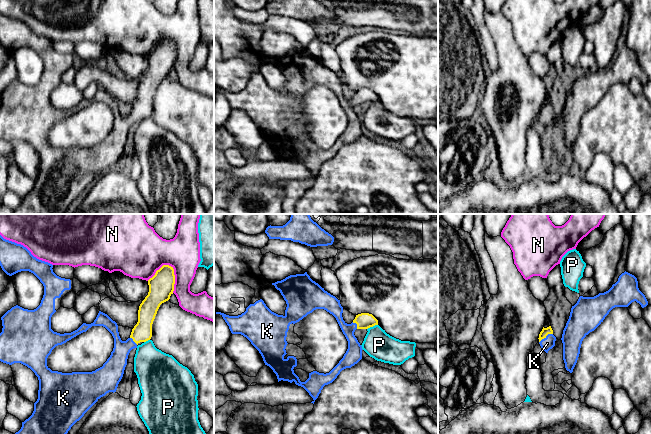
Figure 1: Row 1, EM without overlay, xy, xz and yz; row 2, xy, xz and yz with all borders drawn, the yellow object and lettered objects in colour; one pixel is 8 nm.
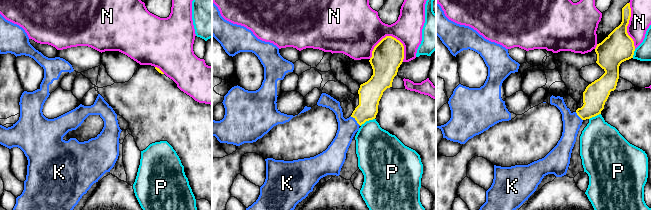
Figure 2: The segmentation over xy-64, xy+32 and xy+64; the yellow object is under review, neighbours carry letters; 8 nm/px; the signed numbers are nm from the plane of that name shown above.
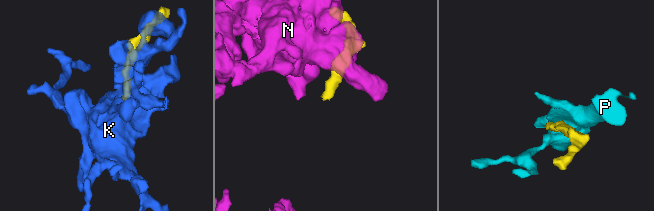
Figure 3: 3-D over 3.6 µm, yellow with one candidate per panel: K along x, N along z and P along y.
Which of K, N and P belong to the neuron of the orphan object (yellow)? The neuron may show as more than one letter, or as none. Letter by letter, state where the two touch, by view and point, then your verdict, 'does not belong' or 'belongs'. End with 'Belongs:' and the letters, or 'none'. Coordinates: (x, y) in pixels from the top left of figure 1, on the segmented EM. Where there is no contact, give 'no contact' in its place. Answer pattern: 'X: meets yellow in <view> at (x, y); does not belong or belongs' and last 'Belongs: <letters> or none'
K: meets yellow in yz at (545, 336); belongs
N: meets yellow in xy at (161, 267); does not belong
P: meets yellow in xz at (372, 326); does not belong
Belongs: K

